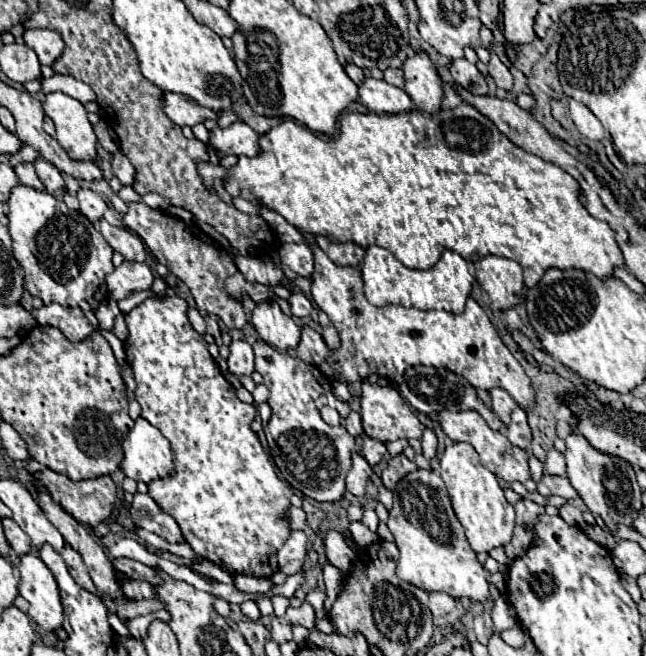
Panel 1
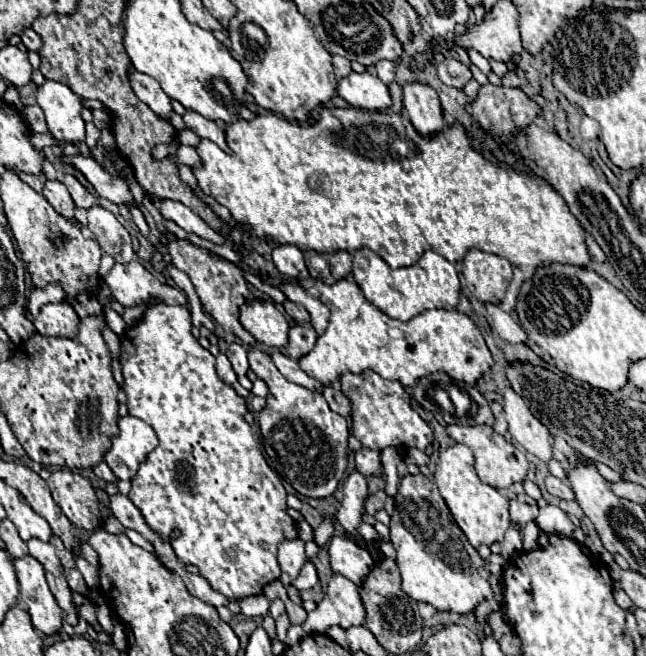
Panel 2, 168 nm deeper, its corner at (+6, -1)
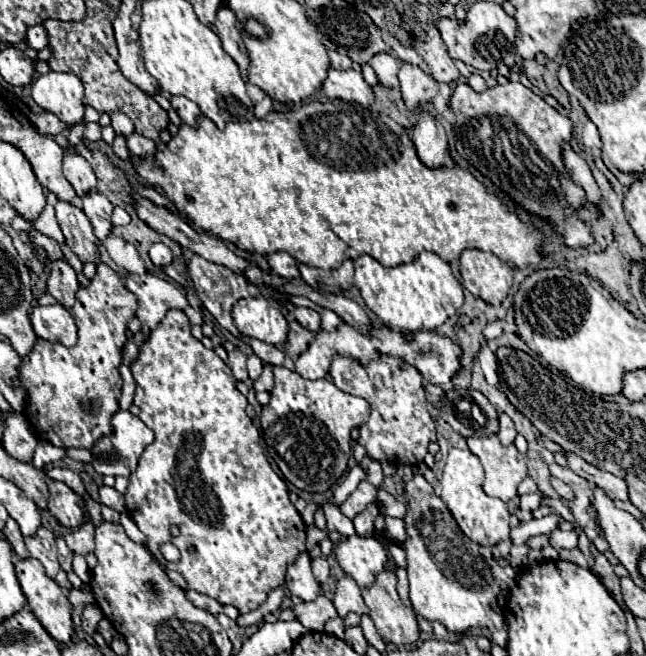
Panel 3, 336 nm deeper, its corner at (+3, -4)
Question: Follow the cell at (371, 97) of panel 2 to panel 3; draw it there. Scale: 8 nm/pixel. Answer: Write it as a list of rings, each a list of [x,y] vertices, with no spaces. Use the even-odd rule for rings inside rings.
[[[329,68],[329,76],[323,82],[321,90],[329,98],[341,98],[341,100],[347,100],[347,102],[359,102],[365,108],[375,102],[373,88],[365,82],[361,72],[355,72],[353,68],[345,70],[345,72]]]

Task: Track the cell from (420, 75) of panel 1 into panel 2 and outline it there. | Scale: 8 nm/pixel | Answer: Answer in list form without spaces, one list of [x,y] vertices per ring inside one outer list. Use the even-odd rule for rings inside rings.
[[[408,83],[404,87],[404,109],[410,115],[410,123],[414,125],[414,129],[422,135],[422,137],[432,137],[436,133],[440,133],[444,129],[444,117],[442,117],[442,107],[440,107],[440,99],[436,95],[436,91],[428,85],[422,83]]]

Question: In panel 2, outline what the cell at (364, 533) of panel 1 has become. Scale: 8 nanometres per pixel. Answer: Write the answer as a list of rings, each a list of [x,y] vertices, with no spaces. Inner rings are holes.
[[[354,471],[348,481],[344,483],[344,499],[340,503],[340,509],[336,513],[338,523],[346,529],[346,533],[354,539],[360,539],[356,533],[356,527],[362,521],[362,511],[364,511],[364,499],[368,497],[368,485],[366,485],[366,477],[360,475],[358,471]]]

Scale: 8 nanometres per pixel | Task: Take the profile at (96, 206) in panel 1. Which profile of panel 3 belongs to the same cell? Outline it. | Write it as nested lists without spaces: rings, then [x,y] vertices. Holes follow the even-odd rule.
[[[65,152],[63,174],[71,182],[75,194],[79,198],[87,196],[91,190],[97,190],[97,180],[95,180],[95,174],[93,174],[89,162],[75,152]]]

